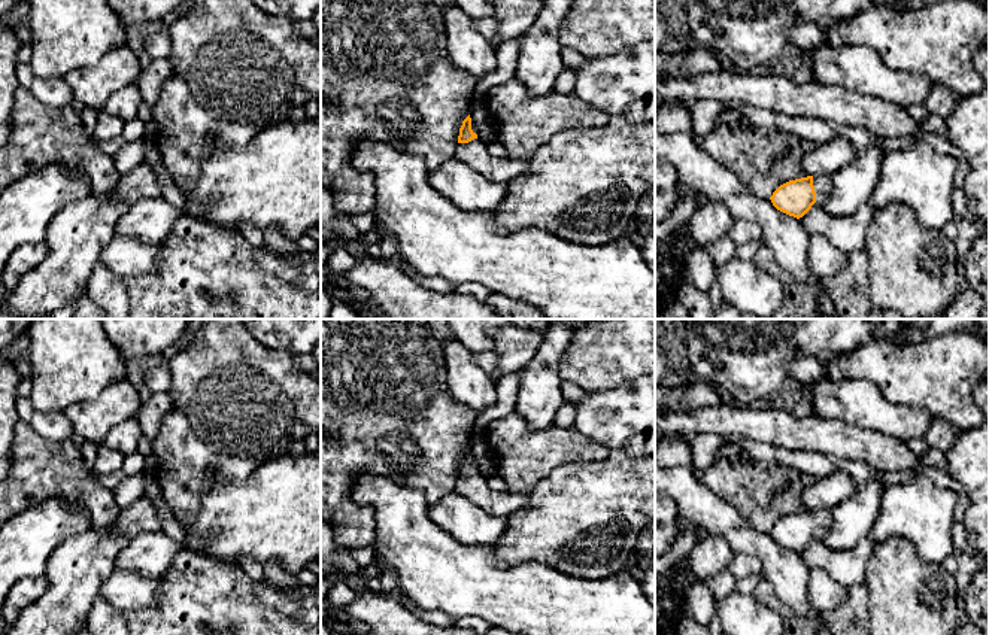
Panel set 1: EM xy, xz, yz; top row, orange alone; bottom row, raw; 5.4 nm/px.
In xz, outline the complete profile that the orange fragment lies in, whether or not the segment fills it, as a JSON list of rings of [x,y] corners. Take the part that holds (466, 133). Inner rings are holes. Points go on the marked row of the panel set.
[[[470,115],[459,128],[455,158],[479,171],[488,180],[503,185],[527,171],[525,164],[519,159],[489,157],[486,145],[471,130]]]

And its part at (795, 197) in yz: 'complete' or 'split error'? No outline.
split error

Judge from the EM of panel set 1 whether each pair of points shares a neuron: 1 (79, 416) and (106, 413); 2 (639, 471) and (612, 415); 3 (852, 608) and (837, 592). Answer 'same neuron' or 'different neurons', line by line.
1: same neuron
2: different neurons
3: different neurons

